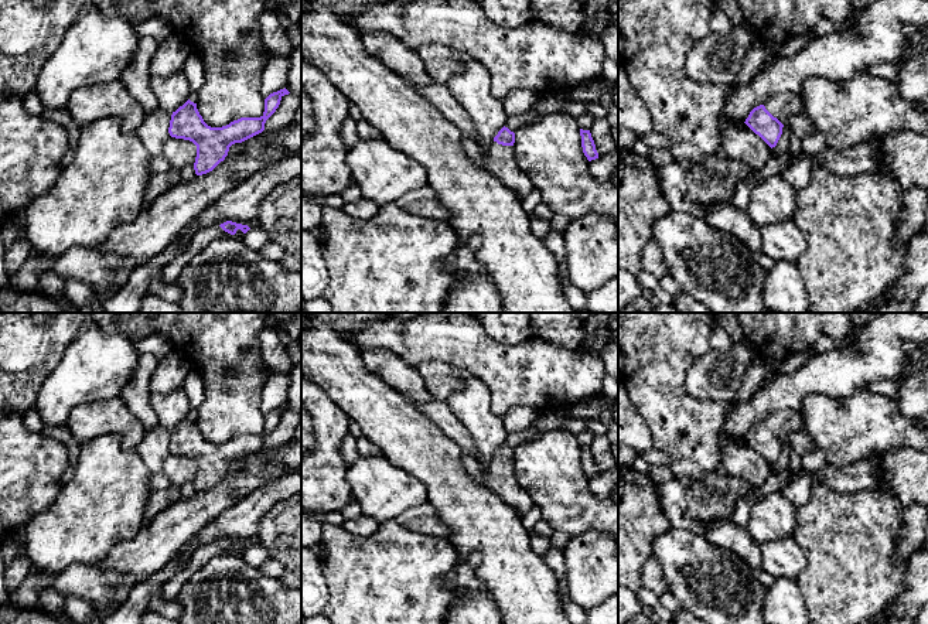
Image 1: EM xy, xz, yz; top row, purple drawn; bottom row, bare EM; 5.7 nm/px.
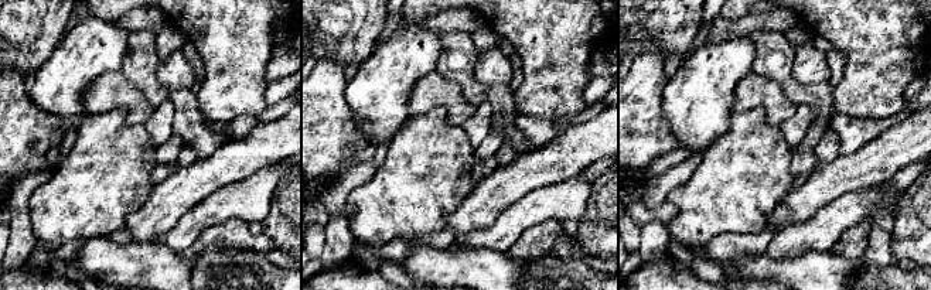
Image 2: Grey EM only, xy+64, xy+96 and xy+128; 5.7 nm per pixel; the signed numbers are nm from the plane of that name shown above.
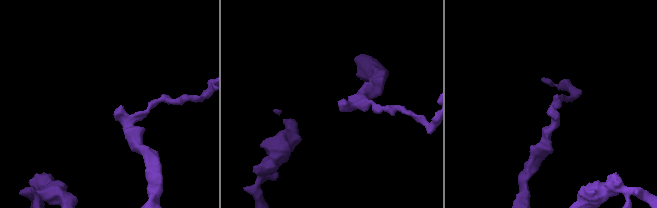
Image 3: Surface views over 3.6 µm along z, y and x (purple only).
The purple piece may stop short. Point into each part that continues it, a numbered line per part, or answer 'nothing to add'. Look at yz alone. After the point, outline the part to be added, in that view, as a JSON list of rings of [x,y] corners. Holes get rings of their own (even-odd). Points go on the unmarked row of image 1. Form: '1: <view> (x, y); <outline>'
1: yz (784, 422); [[[779,409],[764,419],[765,426],[785,441],[792,433],[801,432],[804,416],[801,409]]]

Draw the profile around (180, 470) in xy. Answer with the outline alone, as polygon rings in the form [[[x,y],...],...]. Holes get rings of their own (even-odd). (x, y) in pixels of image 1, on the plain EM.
[[[168,454],[163,461],[161,473],[164,473],[171,484],[181,487],[187,483],[194,483],[197,474],[197,463],[184,456]]]

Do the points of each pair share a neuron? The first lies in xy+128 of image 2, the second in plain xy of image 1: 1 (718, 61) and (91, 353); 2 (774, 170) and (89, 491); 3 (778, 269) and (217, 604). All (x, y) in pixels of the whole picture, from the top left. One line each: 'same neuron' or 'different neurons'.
1: same neuron
2: same neuron
3: different neurons

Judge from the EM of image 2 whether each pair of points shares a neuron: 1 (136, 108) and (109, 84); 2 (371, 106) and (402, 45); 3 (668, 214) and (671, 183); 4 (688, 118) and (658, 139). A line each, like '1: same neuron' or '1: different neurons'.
1: same neuron
2: same neuron
3: different neurons
4: different neurons

